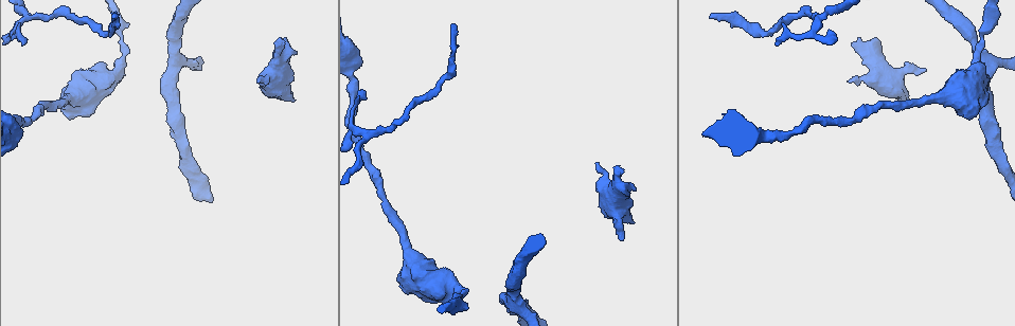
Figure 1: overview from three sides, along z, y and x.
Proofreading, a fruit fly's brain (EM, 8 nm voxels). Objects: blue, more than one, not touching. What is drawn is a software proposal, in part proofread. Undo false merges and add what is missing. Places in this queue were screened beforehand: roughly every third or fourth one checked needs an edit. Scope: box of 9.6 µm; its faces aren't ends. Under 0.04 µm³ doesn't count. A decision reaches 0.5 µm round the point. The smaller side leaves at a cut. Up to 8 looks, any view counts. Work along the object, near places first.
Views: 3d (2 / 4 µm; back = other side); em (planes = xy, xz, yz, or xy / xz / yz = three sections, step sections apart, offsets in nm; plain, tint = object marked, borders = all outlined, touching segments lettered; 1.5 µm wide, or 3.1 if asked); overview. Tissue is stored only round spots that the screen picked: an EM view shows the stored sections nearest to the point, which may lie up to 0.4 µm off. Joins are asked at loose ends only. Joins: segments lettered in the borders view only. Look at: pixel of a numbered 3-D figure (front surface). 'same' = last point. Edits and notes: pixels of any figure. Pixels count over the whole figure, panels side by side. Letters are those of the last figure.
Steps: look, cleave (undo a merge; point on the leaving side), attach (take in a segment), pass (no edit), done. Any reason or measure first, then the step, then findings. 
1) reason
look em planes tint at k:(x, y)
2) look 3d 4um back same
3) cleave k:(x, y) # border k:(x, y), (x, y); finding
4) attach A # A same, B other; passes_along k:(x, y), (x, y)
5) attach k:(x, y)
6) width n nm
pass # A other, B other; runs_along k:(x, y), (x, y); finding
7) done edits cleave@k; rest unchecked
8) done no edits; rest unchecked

look em yz step 4 borders at 1:(775, 45)

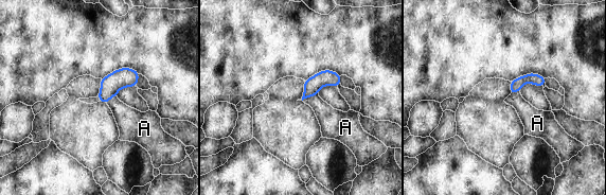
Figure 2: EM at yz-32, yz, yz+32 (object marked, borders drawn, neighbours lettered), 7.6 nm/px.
pass # A other; border 2:(318, 93), (302, 100); none of them fits

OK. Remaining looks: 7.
free end
look 3d 2um at 1:(711, 17)

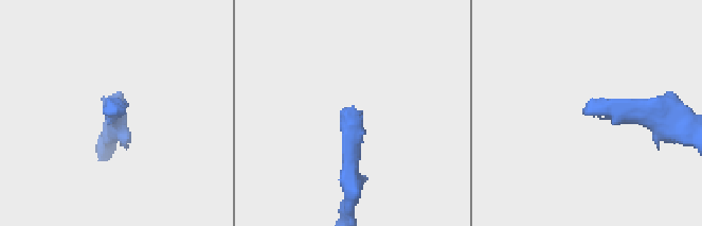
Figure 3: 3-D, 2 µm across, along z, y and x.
need the tissue
look em planes plain at 3:(352, 105)

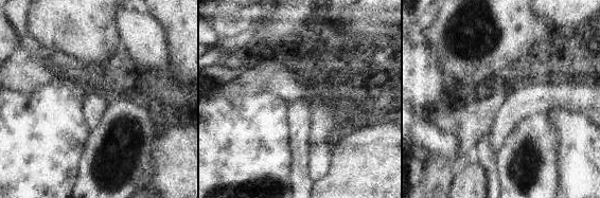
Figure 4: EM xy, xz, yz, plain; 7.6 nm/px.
look em planes borders same

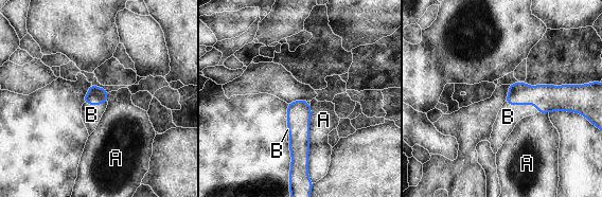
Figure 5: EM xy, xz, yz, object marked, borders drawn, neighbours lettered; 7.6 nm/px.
longest_contact A 550 nm
attach B # A other, B same; passes_along 5:(548, 97), (523, 104), (508, 117); it goes on there

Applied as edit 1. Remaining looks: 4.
see it whole again
look overview

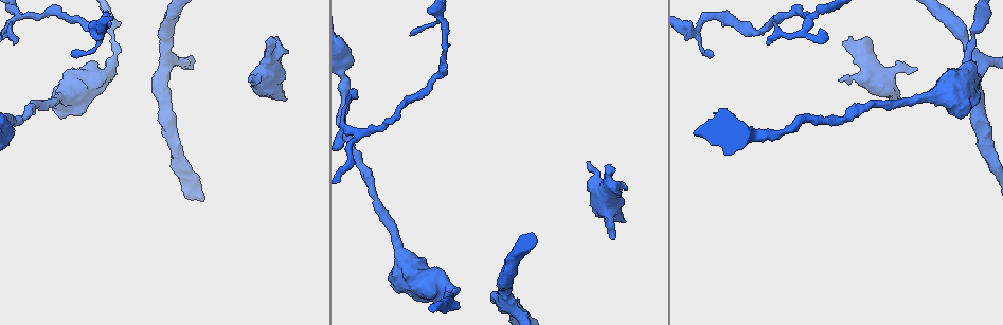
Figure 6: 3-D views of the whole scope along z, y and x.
an open end
look em xz step 4 tint at 6:(842, 42)

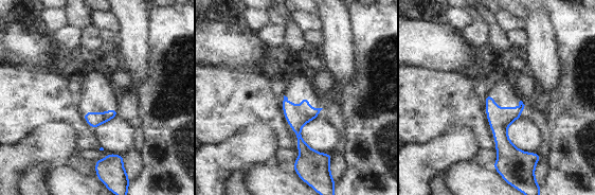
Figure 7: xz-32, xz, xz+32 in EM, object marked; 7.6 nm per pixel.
look em planes borders same

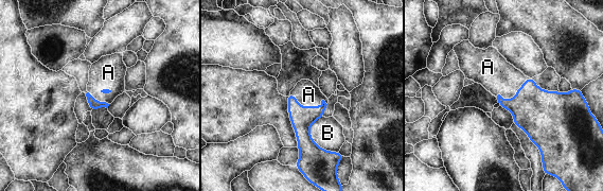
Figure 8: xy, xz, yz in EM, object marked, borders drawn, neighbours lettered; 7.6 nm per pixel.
attach A # A same, B other; passes_along 8:(301, 117), (307, 106), (308, 94); it goes on there

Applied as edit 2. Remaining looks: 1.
done edits attach@5, attach@8; rest unchecked

